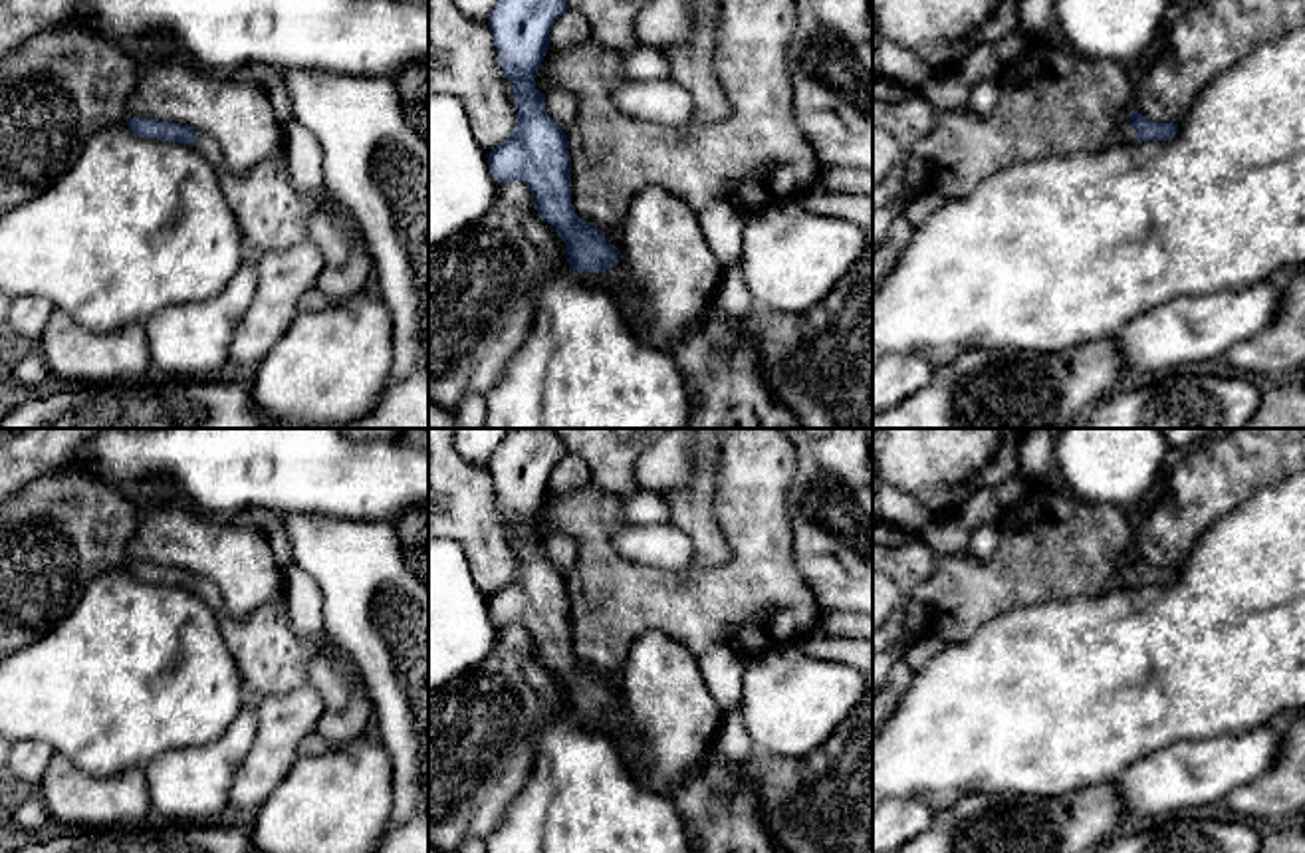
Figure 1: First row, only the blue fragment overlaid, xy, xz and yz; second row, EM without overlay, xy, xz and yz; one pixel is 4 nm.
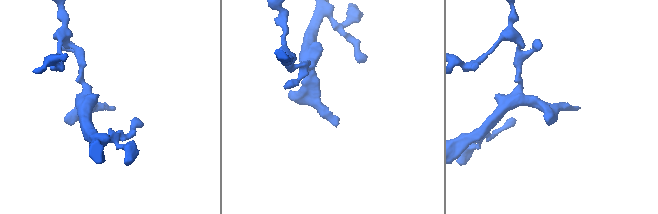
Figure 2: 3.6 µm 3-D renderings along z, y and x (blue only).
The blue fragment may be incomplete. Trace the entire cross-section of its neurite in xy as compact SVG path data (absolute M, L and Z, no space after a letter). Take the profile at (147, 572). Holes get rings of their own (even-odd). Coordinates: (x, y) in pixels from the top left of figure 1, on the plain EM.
M129 561L127 569L139 581L192 589L208 603L252 698L284 696L307 684L317 649L296 635L286 601L234 617L208 577L149 561Z

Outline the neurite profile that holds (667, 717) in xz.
M647 631L631 647L619 682L615 712L577 720L619 746L641 786L662 792L714 744L724 712L698 670L698 659L658 631Z

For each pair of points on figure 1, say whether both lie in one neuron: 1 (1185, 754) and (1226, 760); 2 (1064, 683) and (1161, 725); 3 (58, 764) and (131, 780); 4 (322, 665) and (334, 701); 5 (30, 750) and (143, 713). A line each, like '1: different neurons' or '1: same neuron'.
1: same neuron
2: same neuron
3: same neuron
4: same neuron
5: different neurons

